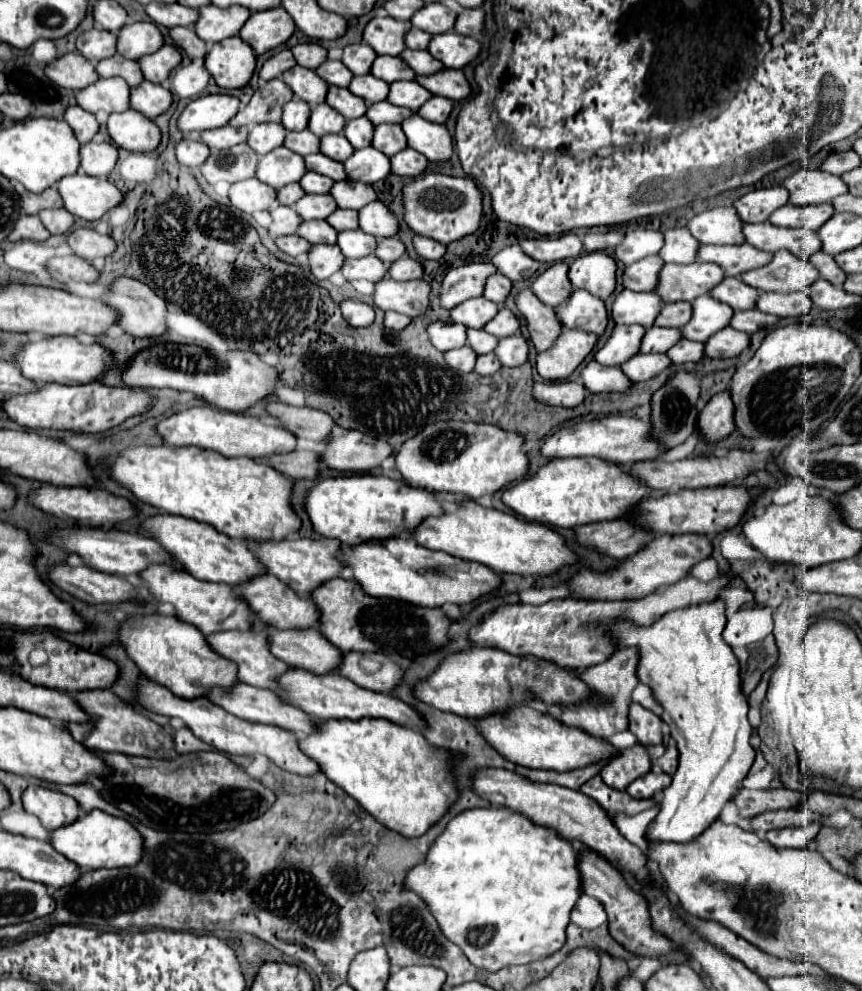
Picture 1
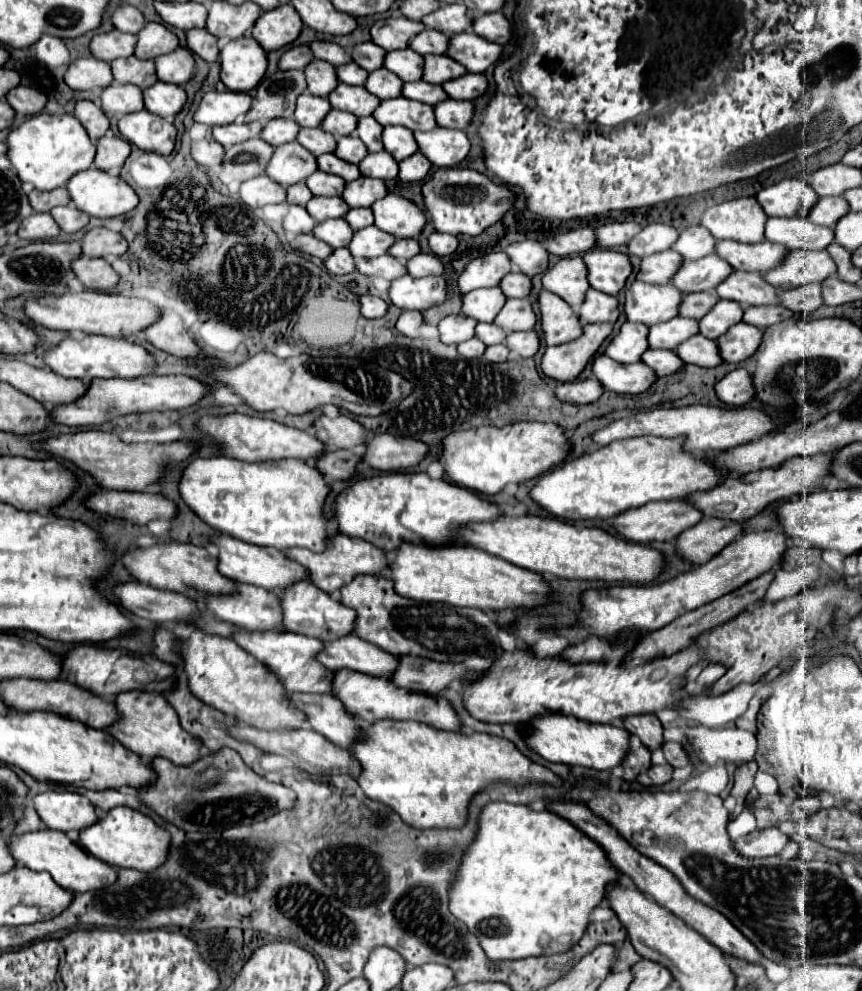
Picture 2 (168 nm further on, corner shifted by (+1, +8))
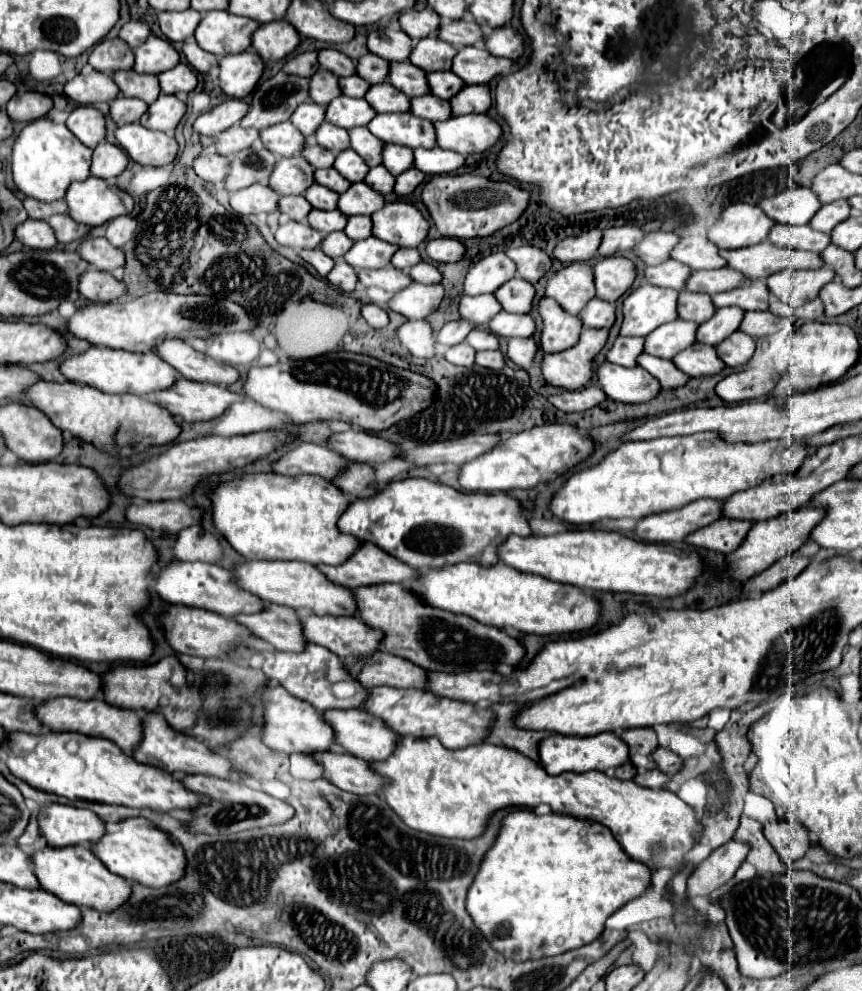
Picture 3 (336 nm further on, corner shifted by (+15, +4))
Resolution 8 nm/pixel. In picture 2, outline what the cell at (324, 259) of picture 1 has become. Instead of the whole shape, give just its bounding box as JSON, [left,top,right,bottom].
[324,248,354,276]

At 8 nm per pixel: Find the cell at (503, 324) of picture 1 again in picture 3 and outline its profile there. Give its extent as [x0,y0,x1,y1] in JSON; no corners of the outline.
[488,312,536,338]

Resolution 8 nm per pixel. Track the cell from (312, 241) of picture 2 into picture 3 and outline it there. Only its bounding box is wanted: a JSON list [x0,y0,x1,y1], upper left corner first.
[298,250,336,278]

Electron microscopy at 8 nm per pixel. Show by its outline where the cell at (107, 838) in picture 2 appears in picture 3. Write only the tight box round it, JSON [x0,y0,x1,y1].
[90,818,184,888]

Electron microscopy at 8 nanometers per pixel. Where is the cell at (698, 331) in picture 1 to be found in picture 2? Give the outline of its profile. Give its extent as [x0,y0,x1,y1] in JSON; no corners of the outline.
[698,300,742,340]

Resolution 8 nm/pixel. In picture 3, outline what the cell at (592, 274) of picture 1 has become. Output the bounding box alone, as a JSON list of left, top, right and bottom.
[594,256,636,302]

